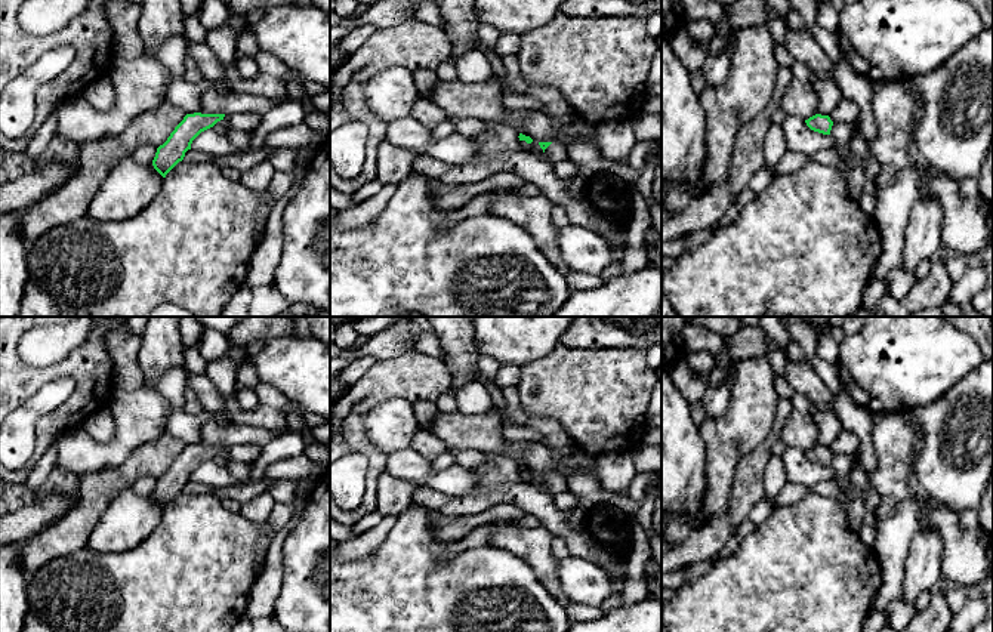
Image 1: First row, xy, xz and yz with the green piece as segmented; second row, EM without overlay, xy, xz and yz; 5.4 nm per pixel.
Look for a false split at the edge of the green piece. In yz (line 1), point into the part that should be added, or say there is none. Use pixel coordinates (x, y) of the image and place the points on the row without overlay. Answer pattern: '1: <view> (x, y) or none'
1: none

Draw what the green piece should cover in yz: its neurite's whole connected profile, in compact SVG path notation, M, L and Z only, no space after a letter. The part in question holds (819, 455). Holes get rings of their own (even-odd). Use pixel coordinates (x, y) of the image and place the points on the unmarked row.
M815 446L812 448L809 448L808 451L805 451L807 457L818 465L823 466L830 466L833 453L830 451L829 447L821 447L821 446Z

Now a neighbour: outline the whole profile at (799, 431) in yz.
M793 410L783 428L781 440L787 447L795 447L802 451L817 446L818 428L812 419Z

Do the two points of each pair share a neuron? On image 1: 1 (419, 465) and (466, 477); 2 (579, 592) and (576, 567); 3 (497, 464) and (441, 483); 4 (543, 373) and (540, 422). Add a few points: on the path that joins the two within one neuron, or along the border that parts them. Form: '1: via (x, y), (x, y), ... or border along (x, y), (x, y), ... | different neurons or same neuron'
1: via (431, 477), (455, 477) | same neuron
2: via (579, 586), (576, 573) | same neuron
3: border along (475, 471), (477, 486), (469, 493), (449, 495) | different neurons
4: border along (517, 391), (526, 410), (554, 418), (569, 437) | different neurons

